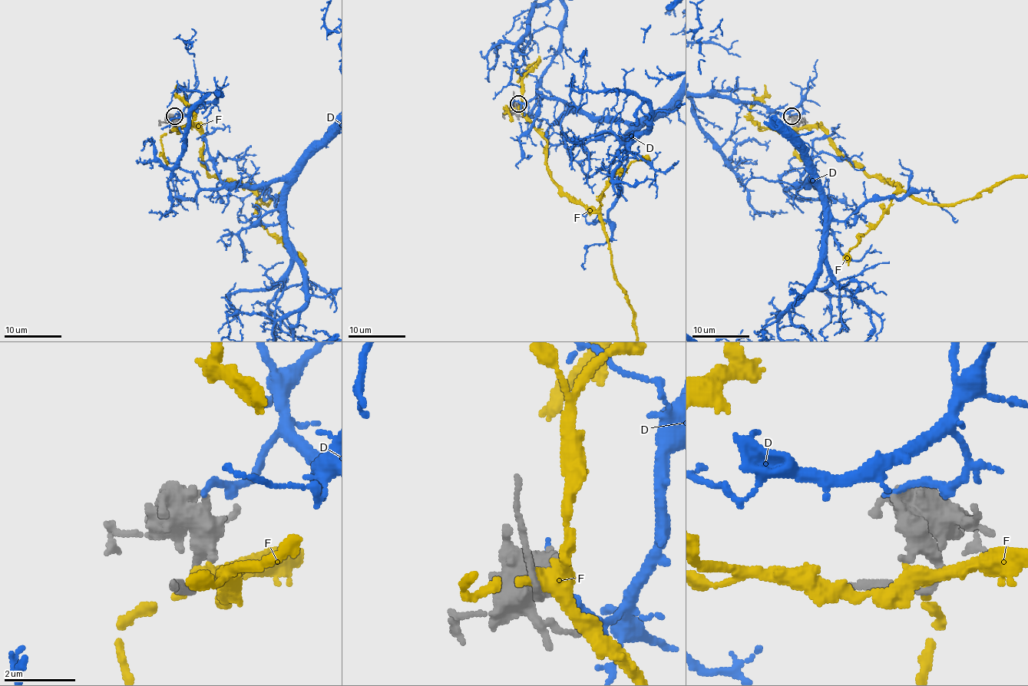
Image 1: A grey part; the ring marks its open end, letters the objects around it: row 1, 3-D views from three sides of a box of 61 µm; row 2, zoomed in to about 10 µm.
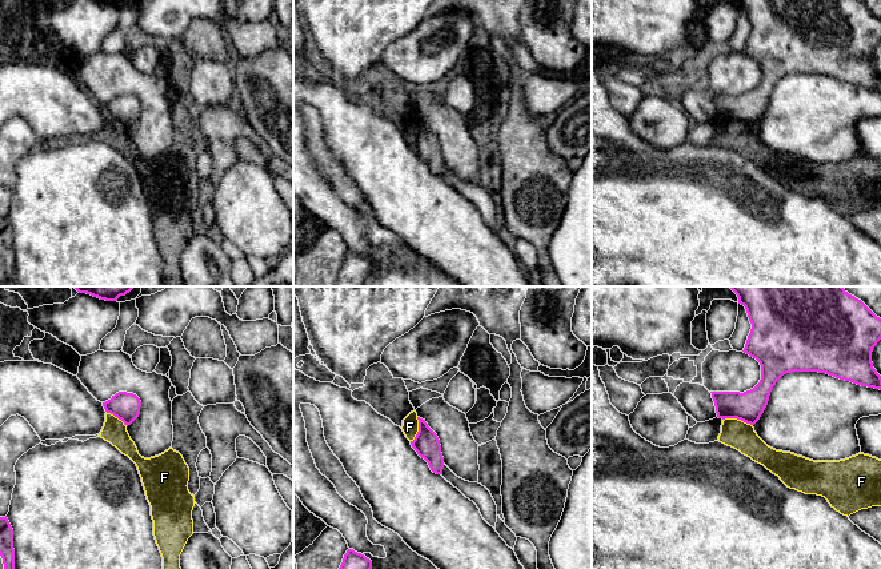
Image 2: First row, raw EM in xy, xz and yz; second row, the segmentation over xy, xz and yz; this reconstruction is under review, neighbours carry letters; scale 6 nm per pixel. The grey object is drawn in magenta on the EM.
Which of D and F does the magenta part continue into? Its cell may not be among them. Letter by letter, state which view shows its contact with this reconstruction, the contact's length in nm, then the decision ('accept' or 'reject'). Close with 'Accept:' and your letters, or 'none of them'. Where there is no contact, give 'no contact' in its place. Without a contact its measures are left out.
D: no contact; reject
F: contact in yz; length 190 nm; reject
Accept: none of them

